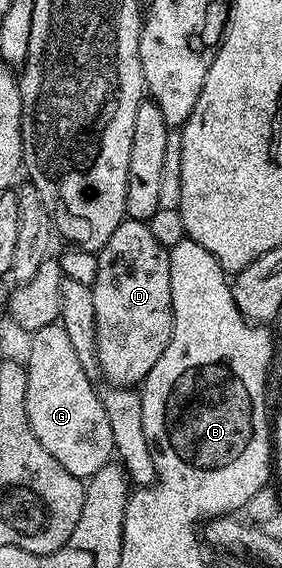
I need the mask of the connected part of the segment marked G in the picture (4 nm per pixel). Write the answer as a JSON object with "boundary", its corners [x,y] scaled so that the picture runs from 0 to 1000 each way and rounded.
{"boundary":[[[195,567],[113,586],[110,614],[92,634],[99,665],[99,743],[142,785],[241,827],[241,835],[316,842],[408,801],[397,750],[369,729],[351,685],[333,685],[323,657],[284,644],[241,581]]]}

